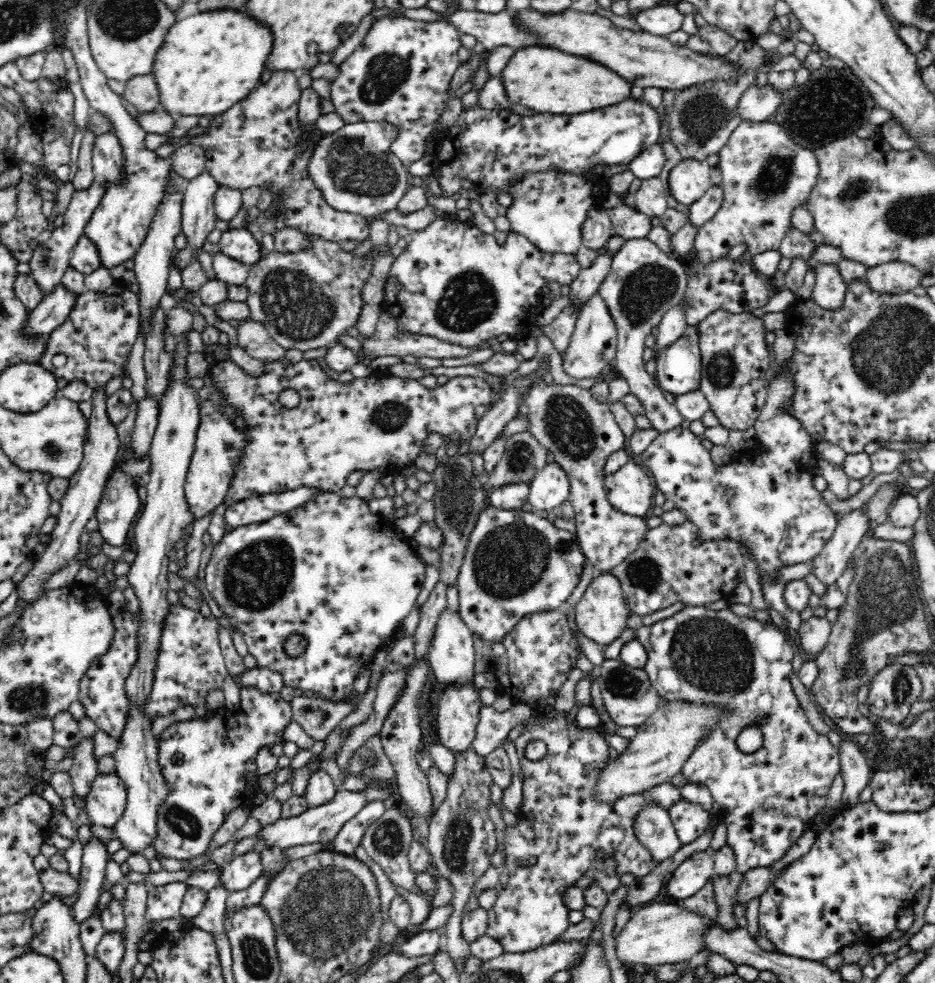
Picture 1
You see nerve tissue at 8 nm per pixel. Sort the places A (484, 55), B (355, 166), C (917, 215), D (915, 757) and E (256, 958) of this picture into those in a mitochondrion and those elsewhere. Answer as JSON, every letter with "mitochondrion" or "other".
{"A":"other","B":"mitochondrion","C":"mitochondrion","D":"other","E":"mitochondrion"}

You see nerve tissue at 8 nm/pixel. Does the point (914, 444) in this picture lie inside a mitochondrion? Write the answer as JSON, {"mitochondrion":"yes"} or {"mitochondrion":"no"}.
{"mitochondrion":"no"}

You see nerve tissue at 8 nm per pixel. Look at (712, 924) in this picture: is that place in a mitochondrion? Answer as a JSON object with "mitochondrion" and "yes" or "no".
{"mitochondrion":"no"}

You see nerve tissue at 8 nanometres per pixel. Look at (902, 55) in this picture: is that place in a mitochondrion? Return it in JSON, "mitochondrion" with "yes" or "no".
{"mitochondrion":"no"}

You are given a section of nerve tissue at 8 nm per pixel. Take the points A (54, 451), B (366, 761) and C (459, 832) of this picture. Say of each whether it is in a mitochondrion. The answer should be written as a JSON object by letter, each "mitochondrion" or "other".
{"A":"mitochondrion","B":"mitochondrion","C":"mitochondrion"}

